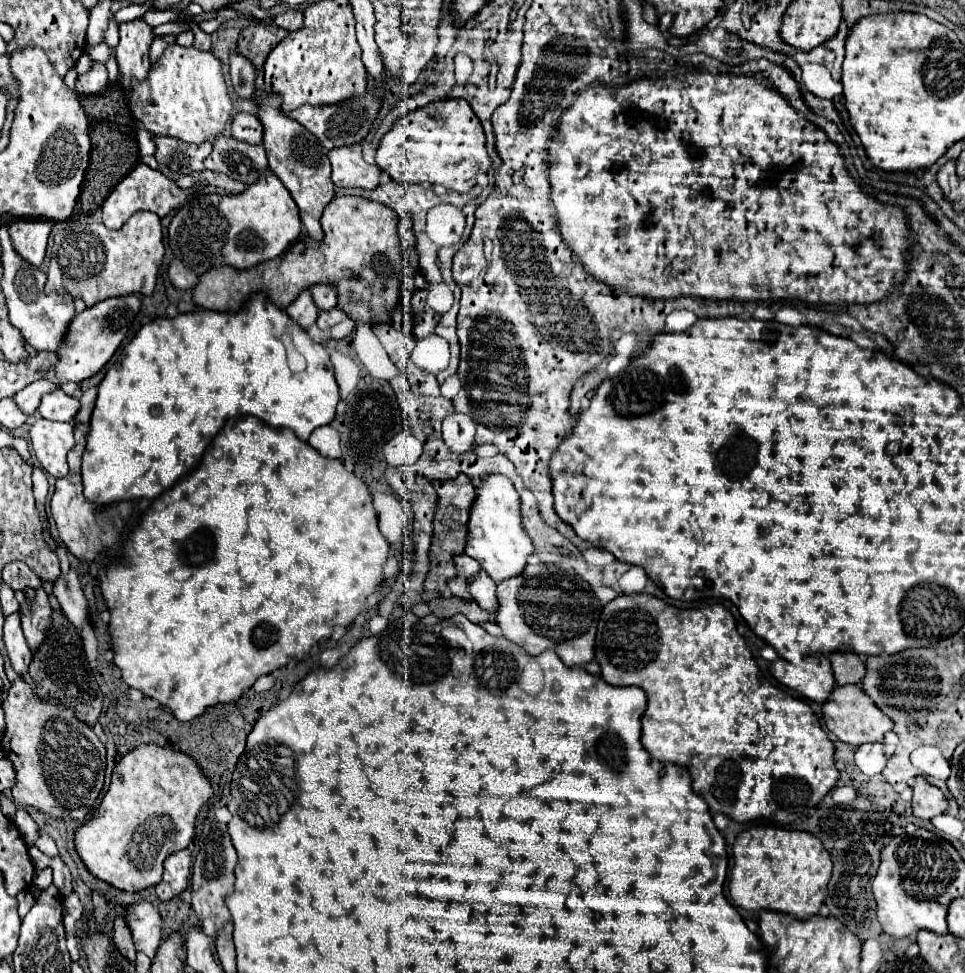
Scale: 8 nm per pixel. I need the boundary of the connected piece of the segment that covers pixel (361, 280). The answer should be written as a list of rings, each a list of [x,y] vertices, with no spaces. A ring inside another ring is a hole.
[[[334,197],[332,203],[324,209],[322,215],[322,229],[324,229],[324,241],[314,243],[308,235],[300,237],[284,257],[278,257],[268,263],[260,263],[252,269],[238,271],[234,267],[214,267],[206,275],[200,277],[200,283],[194,289],[194,303],[198,303],[204,309],[214,309],[214,311],[240,311],[244,309],[246,301],[256,295],[264,293],[268,295],[270,301],[276,303],[276,307],[286,309],[304,289],[316,285],[316,283],[326,283],[336,287],[338,293],[338,307],[354,321],[354,323],[390,323],[392,321],[392,311],[398,307],[398,295],[400,295],[400,285],[402,277],[408,273],[406,269],[406,259],[400,249],[400,237],[398,237],[398,213],[382,203],[364,199],[364,197]]]

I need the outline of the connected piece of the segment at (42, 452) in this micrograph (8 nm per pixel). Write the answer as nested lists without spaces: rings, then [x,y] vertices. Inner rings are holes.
[[[38,419],[32,429],[32,451],[40,463],[40,467],[54,475],[66,477],[68,463],[66,455],[74,447],[74,427],[72,423],[58,423],[48,419]]]

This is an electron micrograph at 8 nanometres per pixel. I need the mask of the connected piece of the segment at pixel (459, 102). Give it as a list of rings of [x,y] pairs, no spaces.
[[[442,99],[398,119],[378,143],[376,165],[402,185],[444,185],[446,189],[468,193],[478,175],[488,173],[492,159],[486,151],[482,123],[466,99]]]

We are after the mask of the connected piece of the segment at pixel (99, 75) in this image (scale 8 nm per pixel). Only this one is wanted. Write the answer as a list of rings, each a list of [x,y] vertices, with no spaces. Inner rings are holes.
[[[96,63],[90,71],[86,71],[84,75],[78,77],[80,85],[82,85],[82,91],[84,95],[96,95],[96,93],[102,93],[106,83],[108,83],[108,73],[106,73],[106,67],[102,63]]]

